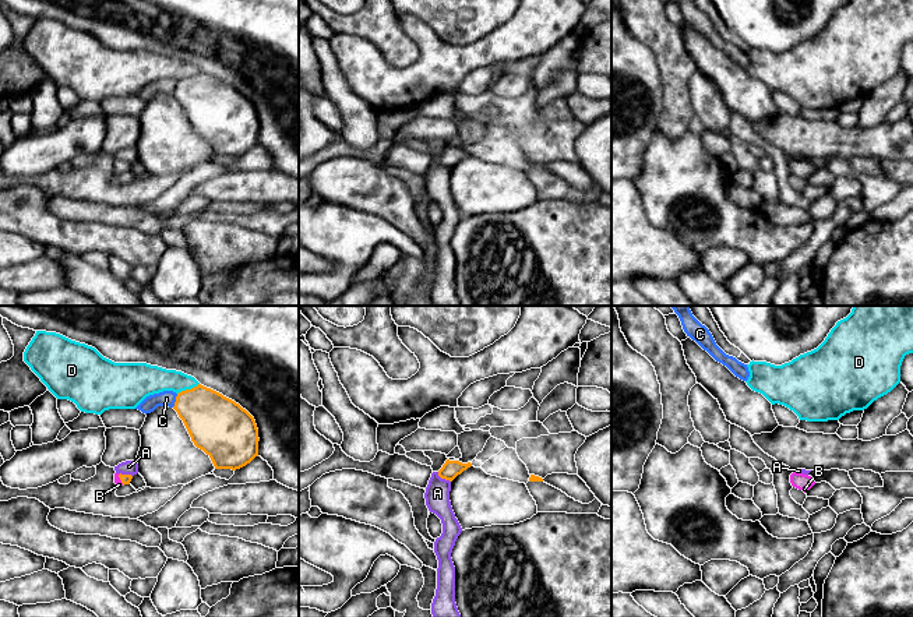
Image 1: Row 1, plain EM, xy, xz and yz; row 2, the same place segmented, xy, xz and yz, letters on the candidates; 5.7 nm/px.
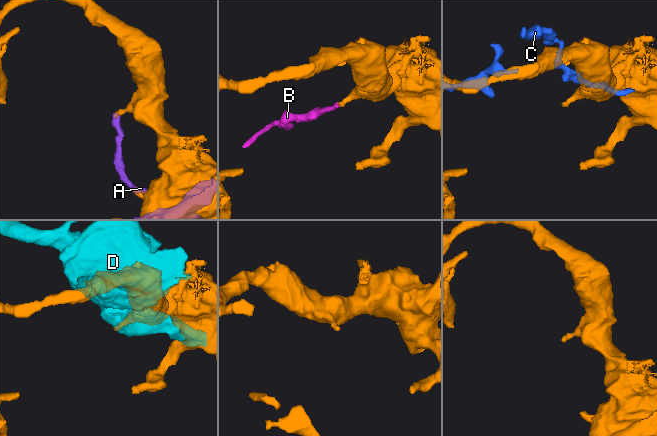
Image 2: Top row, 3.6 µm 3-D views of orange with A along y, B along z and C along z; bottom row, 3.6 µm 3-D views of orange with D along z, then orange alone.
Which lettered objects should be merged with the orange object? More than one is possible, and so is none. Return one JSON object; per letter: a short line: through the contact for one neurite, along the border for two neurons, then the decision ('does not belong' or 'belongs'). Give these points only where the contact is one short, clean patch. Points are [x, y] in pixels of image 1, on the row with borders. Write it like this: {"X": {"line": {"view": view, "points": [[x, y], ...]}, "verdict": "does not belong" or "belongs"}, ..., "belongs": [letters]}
{"A": {"verdict": "does not belong"}, "B": {"line": {"view": "xy", "points": [[126, 479], [120, 479], [117, 480]]}, "verdict": "belongs"}, "C": {"verdict": "does not belong"}, "D": {"verdict": "does not belong"}, "belongs": ["B"]}

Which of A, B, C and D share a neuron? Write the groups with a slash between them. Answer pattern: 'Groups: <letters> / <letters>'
Groups: A / B / C / D

